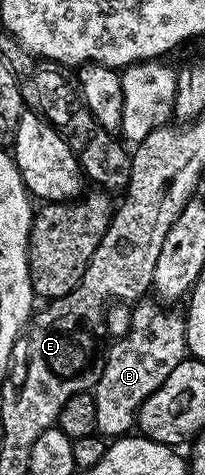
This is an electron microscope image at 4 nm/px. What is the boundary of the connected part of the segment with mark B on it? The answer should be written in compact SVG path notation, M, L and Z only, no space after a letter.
M141 300L133 308L132 322L130 323L128 334L113 340L111 342L112 346L109 344L106 349L104 370L94 390L96 399L96 433L105 439L125 436L131 430L128 428L131 425L133 428L137 424L140 404L154 391L158 391L158 387L162 387L162 383L170 375L170 371L174 371L174 367L178 367L178 363L185 360L188 353L188 344L184 338L183 316L179 312L176 314L172 310L175 308L165 307L155 300L152 300L153 302L148 300Z

